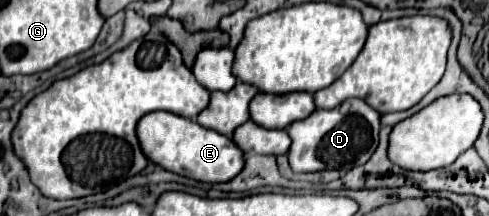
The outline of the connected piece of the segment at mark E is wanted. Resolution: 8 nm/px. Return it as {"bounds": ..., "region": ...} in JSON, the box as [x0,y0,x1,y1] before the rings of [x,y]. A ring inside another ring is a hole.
{"bounds":[137,111,245,183],"region":[[[153,111],[141,119],[137,125],[137,137],[141,137],[141,147],[145,155],[161,165],[167,171],[205,181],[205,183],[223,183],[237,177],[245,167],[243,151],[237,147],[233,137],[221,135],[213,129],[201,127],[193,119],[179,117],[169,111]]]}

